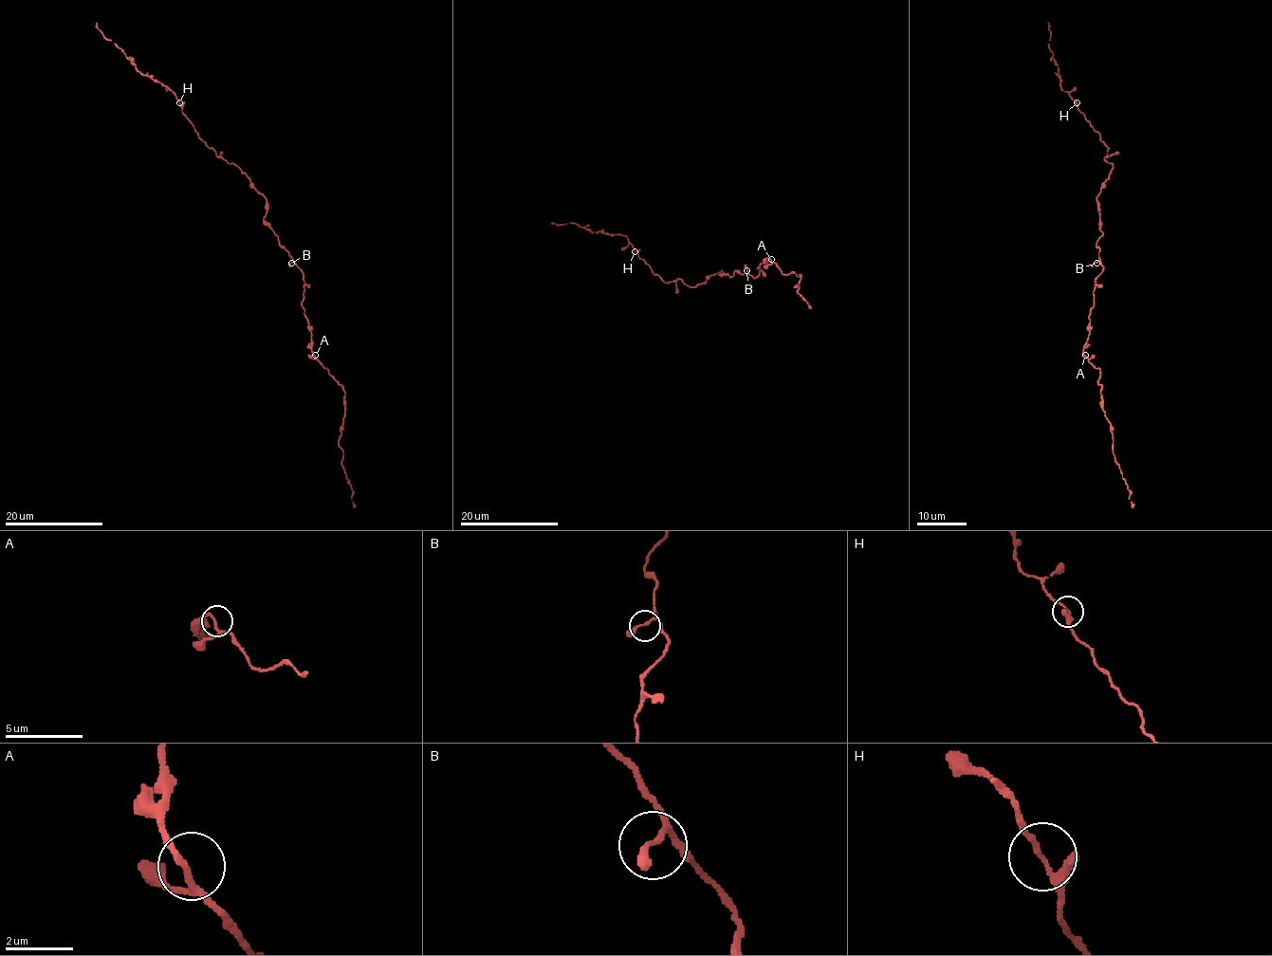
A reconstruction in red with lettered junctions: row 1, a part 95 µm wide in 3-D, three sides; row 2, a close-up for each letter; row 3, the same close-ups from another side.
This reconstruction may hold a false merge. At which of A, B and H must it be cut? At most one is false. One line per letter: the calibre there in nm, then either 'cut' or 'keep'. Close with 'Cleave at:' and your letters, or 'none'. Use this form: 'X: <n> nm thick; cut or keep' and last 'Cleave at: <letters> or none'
A: 140 nm thick; keep
B: 150 nm thick; keep
H: 150 nm thick; keep
Cleave at: none

